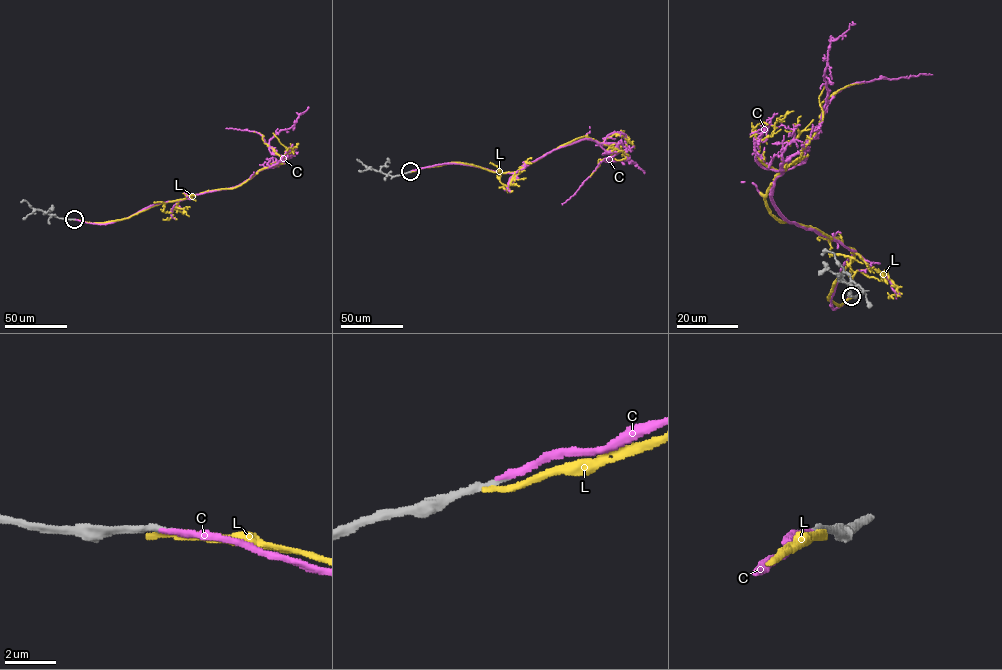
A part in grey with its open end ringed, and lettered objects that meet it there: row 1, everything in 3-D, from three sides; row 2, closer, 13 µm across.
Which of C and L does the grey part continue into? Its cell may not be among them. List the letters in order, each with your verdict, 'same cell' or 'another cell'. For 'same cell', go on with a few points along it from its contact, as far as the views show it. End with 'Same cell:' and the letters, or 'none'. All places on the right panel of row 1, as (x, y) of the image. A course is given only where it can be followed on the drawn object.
C: same cell; it runs (851, 297), (832, 307), (855, 251), (789, 222), (771, 188), (842, 88), (932, 75)
L: another cell
Same cell: C

